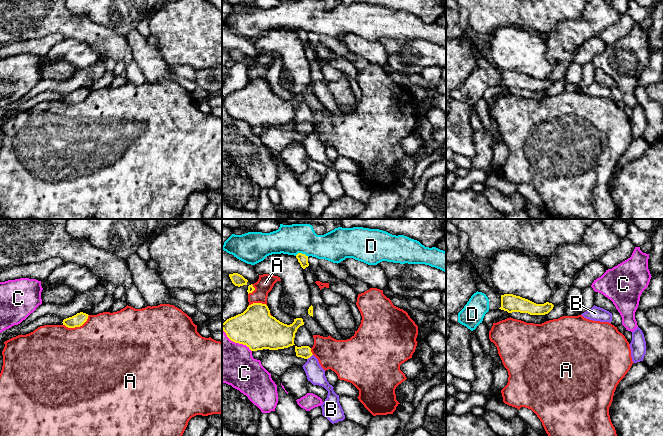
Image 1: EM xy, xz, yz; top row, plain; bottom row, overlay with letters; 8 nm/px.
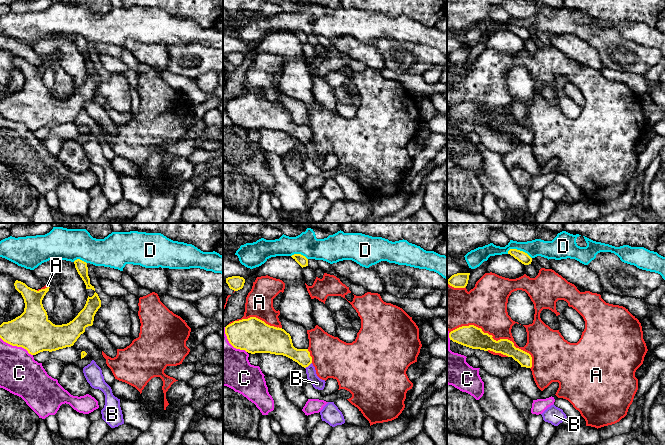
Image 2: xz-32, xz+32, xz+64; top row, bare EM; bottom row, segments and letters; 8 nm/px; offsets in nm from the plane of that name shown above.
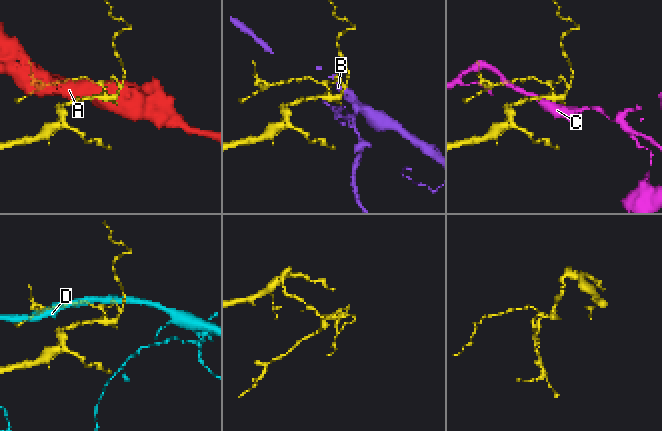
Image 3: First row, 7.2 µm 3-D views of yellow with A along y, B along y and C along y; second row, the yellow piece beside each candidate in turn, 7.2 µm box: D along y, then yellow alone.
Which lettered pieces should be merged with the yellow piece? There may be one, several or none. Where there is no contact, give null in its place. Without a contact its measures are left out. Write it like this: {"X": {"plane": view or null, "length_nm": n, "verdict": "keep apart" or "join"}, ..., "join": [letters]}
{"A": {"plane": "xy", "length_nm": 240, "verdict": "keep apart"}, "B": {"plane": "xz", "length_nm": 60, "verdict": "keep apart"}, "C": {"plane": "xz", "length_nm": 300, "verdict": "keep apart"}, "D": {"plane": "xz", "length_nm": 110, "verdict": "keep apart"}, "join": []}

